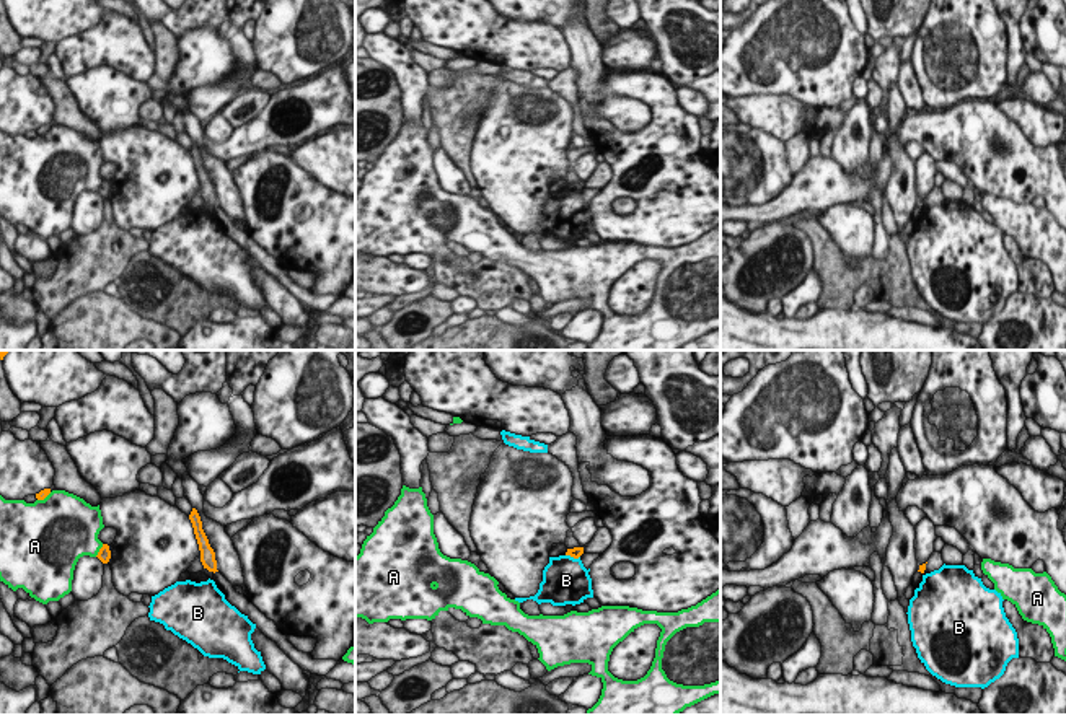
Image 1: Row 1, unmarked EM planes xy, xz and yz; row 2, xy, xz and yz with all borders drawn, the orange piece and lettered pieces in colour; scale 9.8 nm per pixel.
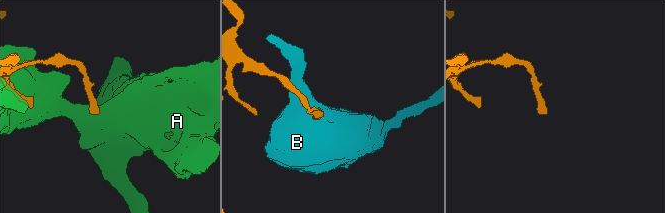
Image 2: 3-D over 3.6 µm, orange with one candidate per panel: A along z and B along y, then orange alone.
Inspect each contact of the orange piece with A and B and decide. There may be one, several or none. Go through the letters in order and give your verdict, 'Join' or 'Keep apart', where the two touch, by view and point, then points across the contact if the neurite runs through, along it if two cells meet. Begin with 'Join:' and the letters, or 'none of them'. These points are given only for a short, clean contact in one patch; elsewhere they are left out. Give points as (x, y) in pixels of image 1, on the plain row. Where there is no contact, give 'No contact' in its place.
Join: none of them
A: Keep apart. Touches orange at xy (100, 186)
B: Keep apart. Touches orange at xz (572, 191). Boundary: xz (566, 189), (579, 193)

